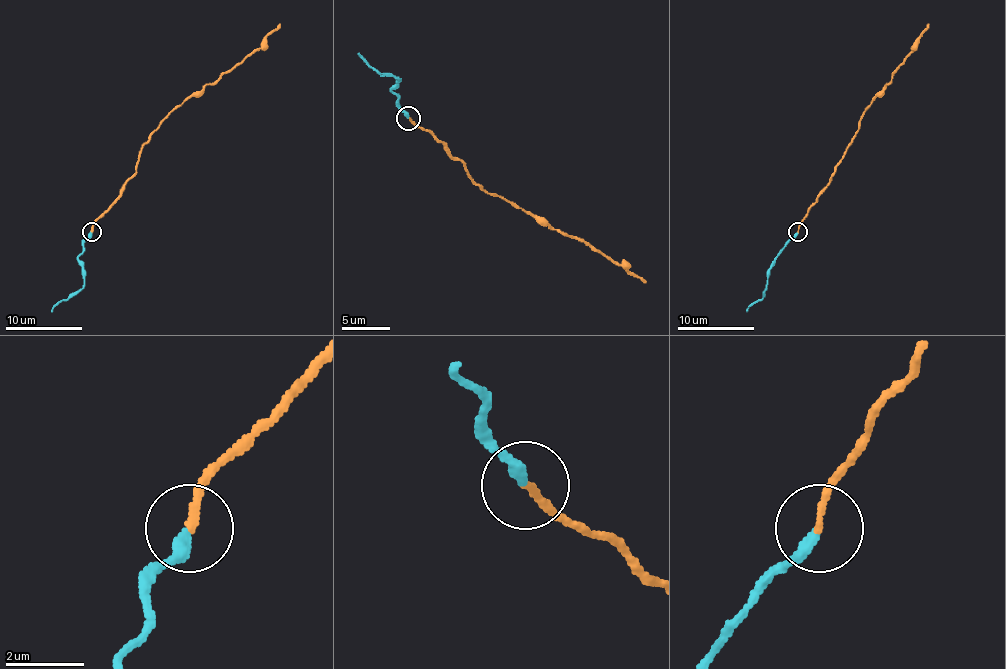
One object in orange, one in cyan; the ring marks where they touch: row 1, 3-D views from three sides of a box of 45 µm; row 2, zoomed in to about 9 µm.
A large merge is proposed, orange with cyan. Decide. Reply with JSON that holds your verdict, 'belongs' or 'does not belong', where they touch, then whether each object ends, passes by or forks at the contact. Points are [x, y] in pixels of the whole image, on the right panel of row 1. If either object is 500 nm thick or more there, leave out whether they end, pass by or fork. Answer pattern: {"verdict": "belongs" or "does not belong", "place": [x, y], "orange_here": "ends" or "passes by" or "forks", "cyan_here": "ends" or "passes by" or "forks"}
{"verdict": "belongs", "place": [798, 231], "orange_here": "ends", "cyan_here": "ends"}

